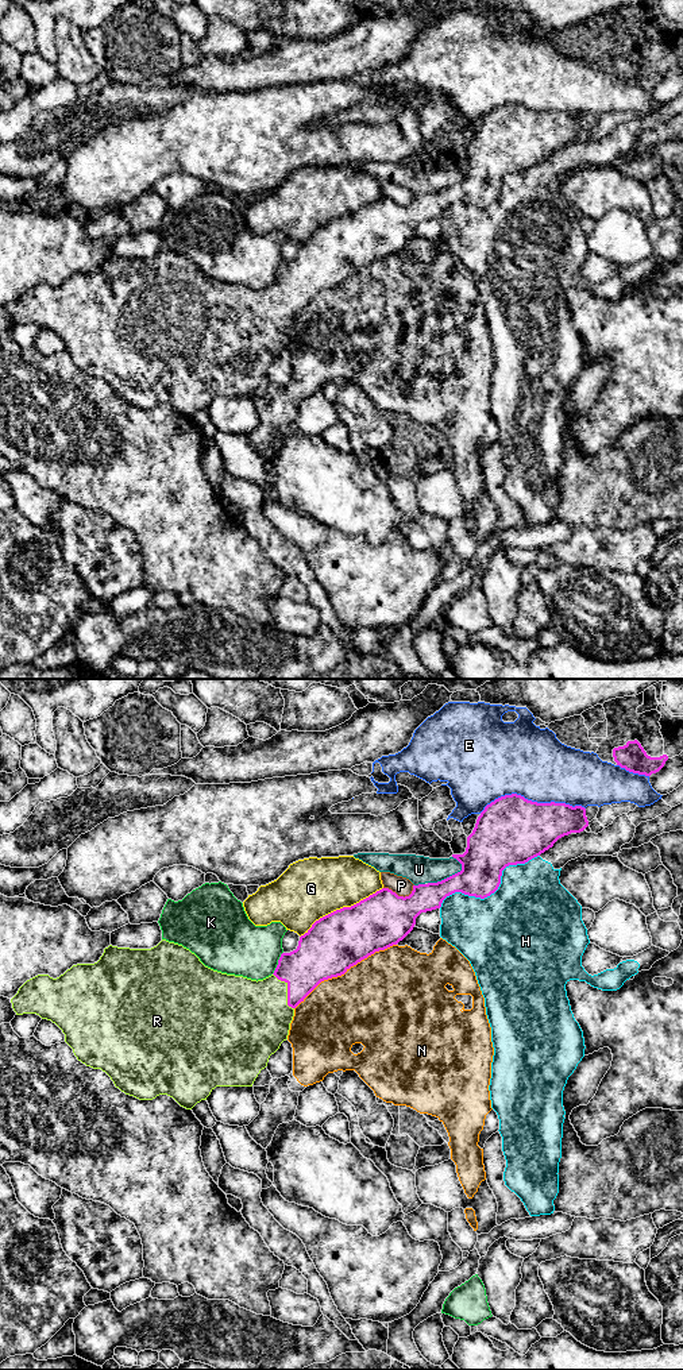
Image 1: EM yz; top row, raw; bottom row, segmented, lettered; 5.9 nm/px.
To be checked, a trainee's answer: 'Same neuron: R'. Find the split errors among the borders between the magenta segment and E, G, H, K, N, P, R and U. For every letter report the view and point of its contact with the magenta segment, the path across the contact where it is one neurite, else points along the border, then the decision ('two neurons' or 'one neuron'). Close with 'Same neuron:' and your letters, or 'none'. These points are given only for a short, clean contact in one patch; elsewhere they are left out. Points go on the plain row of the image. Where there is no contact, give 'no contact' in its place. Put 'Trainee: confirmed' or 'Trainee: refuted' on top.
Trainee: confirmed
E: contact yz (532, 111); two neurons
G: contact yz (340, 217); two neurons
H: contact yz (493, 201); two neurons
K: contact yz (278, 271); two neurons
N: contact yz (344, 281); two neurons
P: contact yz (401, 205); border yz (413, 193), (413, 199), (404, 205), (398, 205), (384, 196); two neurons
R: contact yz (288, 300); one neuron
U: contact yz (447, 186); two neurons
Same neuron: R

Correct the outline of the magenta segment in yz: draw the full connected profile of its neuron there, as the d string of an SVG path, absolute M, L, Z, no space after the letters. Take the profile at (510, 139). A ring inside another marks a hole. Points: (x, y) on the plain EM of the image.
M512 103L505 104L485 116L481 124L476 128L475 136L472 142L467 146L467 157L463 163L452 163L462 173L462 180L441 189L437 192L418 193L413 194L413 200L409 205L398 205L389 197L382 197L368 207L360 209L359 212L351 216L343 216L336 219L319 229L316 229L312 236L300 246L298 255L296 259L290 262L282 262L278 274L274 282L263 289L251 289L243 285L227 283L217 279L213 279L205 275L200 267L192 262L189 258L182 254L169 251L162 248L157 255L151 258L130 258L130 256L117 256L109 254L104 258L103 265L94 273L77 273L67 278L63 283L57 287L50 286L49 283L38 283L30 289L27 289L18 300L18 302L11 308L12 317L16 324L23 323L36 323L42 328L51 329L55 332L62 341L65 343L65 351L73 358L74 364L78 370L90 375L93 378L101 378L105 381L115 395L119 397L126 404L134 405L139 409L153 409L159 404L167 404L173 406L181 416L186 418L192 418L201 409L207 409L211 401L216 395L252 395L255 387L261 382L262 378L267 375L269 367L274 363L281 352L288 348L290 332L294 325L294 317L304 310L304 308L324 289L337 286L344 283L351 275L356 274L362 269L374 263L375 261L385 259L393 254L397 254L402 250L414 236L416 227L421 221L432 220L441 216L443 209L455 202L462 201L468 205L475 205L485 208L494 202L499 193L502 180L509 174L525 173L529 169L540 165L545 159L553 155L553 153L571 142L580 142L589 135L589 130L586 126L586 117L582 115L570 115L566 112L537 112L525 108L521 104Z

